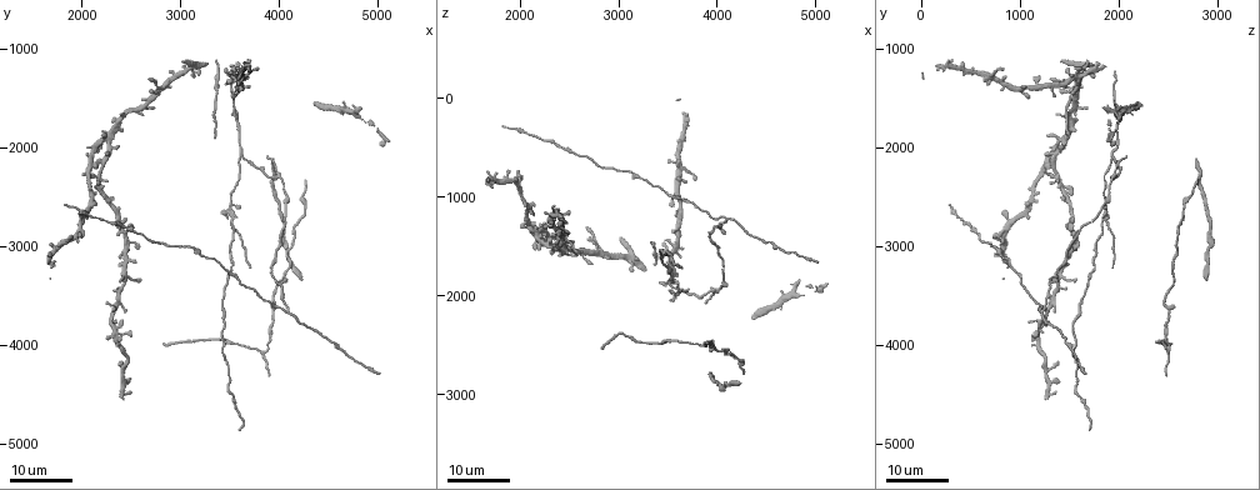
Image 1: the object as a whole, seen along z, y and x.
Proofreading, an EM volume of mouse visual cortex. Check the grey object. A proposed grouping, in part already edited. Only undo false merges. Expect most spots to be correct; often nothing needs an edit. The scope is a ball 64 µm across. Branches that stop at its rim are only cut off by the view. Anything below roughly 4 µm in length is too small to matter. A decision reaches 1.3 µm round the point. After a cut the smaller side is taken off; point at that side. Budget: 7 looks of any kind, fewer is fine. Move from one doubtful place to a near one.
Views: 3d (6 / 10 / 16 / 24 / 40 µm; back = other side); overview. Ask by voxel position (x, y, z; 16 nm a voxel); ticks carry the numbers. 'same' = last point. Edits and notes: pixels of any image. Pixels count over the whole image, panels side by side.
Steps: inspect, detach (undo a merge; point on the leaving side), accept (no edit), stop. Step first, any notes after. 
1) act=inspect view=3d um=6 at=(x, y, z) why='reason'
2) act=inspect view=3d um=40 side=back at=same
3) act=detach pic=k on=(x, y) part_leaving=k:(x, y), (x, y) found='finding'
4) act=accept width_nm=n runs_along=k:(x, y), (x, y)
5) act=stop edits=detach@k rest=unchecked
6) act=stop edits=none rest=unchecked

act=inspect view=3d um=24 at=(4060, 3660, 1220) why='three-way junction'

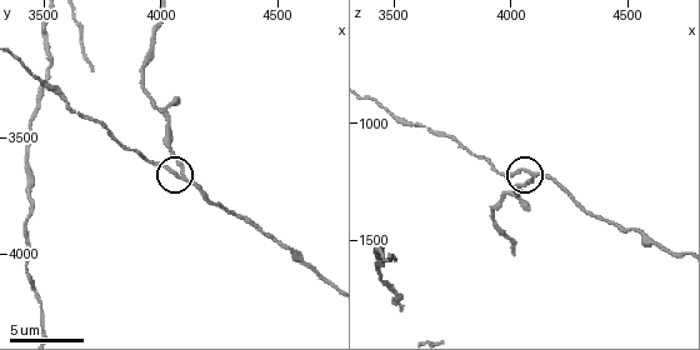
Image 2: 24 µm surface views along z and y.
act=inspect view=3d um=10 at=(4080, 3660, 1200)

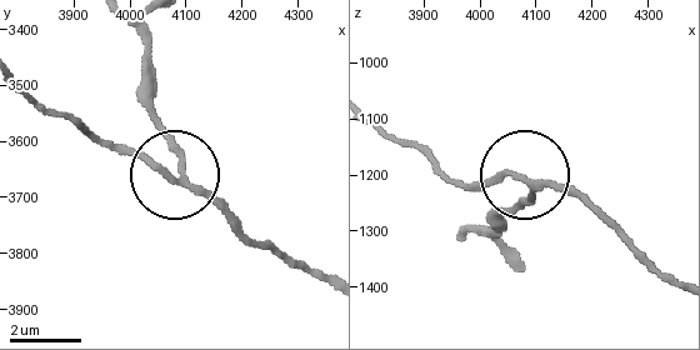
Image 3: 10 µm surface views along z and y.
act=inspect view=3d um=10 side=back at=(4080, 3660, 1210) why='from behind'

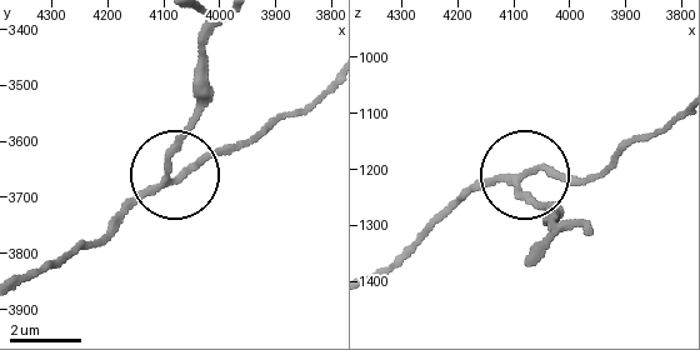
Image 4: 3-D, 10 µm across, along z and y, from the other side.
act=accept found='all the same neuron'

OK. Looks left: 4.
act=inspect view=3d um=24 at=(4000, 2260, 1980) why='three-way junction'

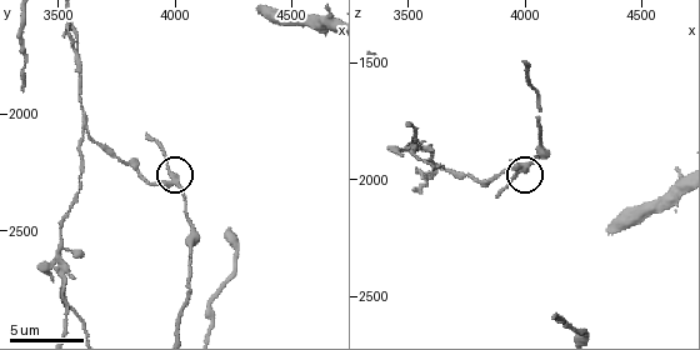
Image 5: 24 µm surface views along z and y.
act=inspect view=3d um=6 at=(4000, 2270, 1970) why='zoom in'

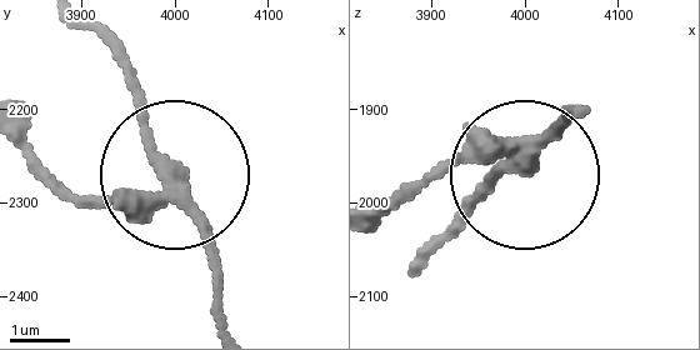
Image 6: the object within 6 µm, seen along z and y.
act=inspect view=3d um=6 side=back at=(3995, 2265, 1955)

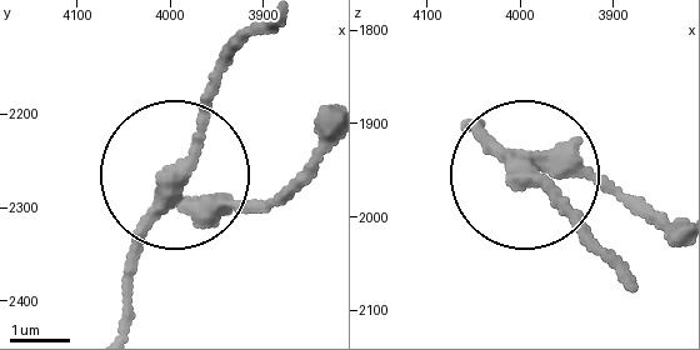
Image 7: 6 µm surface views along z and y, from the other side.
act=detach pic=7 on=(254, 204) arms=3 part_leaving=7:(188, 200), (273, 195), (318, 155) found='a second neuron is stuck on'

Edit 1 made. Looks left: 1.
act=stop edits=detach@7 rest=unchecked

